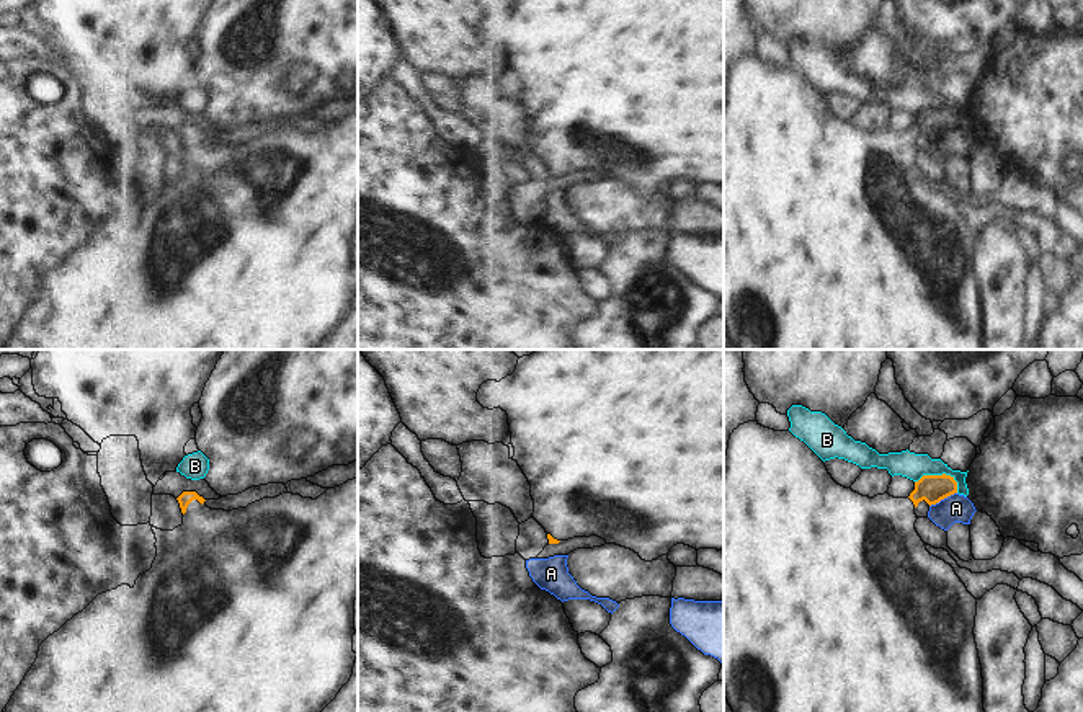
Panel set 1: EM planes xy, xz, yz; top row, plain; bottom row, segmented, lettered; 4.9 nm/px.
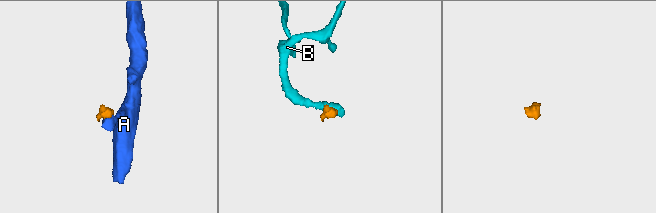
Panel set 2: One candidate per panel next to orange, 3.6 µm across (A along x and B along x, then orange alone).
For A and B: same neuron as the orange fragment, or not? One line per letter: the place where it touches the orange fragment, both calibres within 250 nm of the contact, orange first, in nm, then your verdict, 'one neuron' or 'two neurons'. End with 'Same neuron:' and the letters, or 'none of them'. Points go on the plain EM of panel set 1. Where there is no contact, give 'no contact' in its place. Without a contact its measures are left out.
A: yz (943, 133) | 140/140 nm | two neurons
B: yz (941, 110) | 140/130 nm | two neurons
Same neuron: none of them

